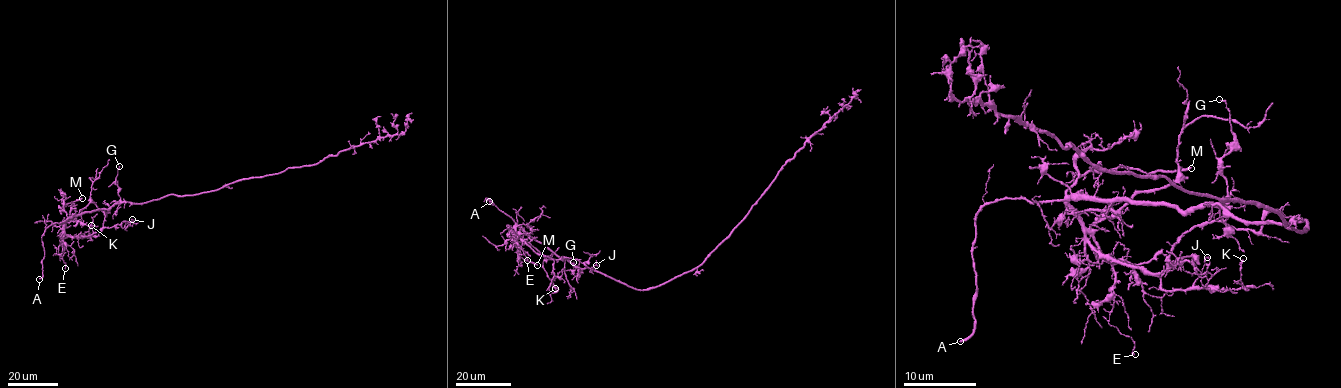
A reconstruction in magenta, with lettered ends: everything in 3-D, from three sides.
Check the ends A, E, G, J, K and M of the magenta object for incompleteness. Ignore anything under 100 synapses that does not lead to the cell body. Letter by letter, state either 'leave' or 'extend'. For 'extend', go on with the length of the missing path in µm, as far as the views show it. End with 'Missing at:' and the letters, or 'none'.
A: extend; missing 45 µm
E: leave
G: leave
J: leave
K: leave
M: leave
Missing at: A

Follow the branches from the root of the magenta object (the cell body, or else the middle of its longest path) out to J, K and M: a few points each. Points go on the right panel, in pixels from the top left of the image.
J: (1302, 233), (1212, 202), (1069, 200), (1114, 260), (1207, 279), (1207, 257)
K: (1302, 233), (1303, 219), (1260, 223), (1212, 202), (1069, 200), (1095, 251), (1166, 290), (1248, 290), (1243, 258)
M: (1302, 233), (1303, 219), (1260, 223), (1212, 202), (1184, 211), (1067, 193), (1092, 170), (1191, 168)

